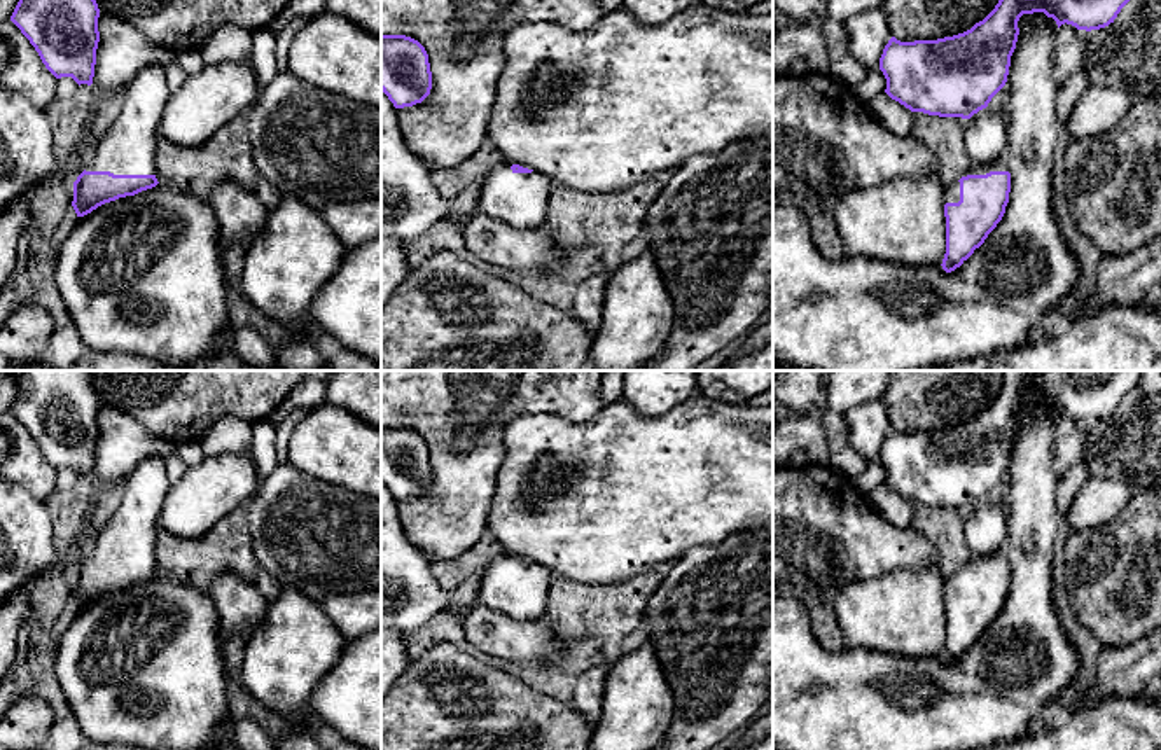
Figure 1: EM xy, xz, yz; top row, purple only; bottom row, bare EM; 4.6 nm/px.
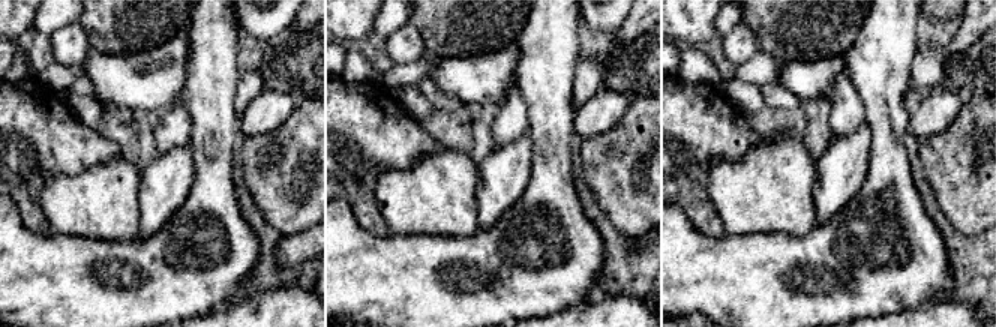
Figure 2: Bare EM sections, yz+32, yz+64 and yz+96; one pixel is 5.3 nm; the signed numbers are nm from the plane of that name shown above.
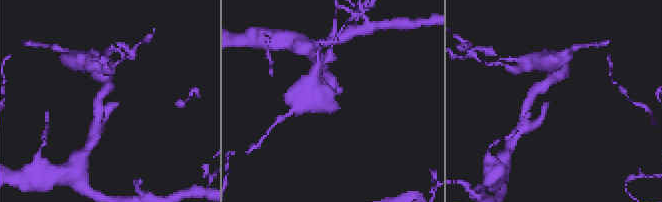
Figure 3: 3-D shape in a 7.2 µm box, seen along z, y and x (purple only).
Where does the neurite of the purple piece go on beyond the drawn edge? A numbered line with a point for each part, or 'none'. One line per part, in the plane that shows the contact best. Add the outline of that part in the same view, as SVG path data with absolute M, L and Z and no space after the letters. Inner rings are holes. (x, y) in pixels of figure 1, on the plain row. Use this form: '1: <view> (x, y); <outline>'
1: xy (130, 539); M164 460L142 462L128 477L119 510L91 545L84 561L114 566L156 566L159 514L168 490Z

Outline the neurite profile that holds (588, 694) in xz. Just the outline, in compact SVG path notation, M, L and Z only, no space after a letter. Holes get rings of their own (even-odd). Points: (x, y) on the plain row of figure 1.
M594 664L575 682L572 705L584 719L594 726L601 715L605 682L610 664Z

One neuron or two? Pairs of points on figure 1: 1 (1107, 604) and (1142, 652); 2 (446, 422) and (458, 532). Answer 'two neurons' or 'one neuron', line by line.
1: two neurons
2: one neuron

